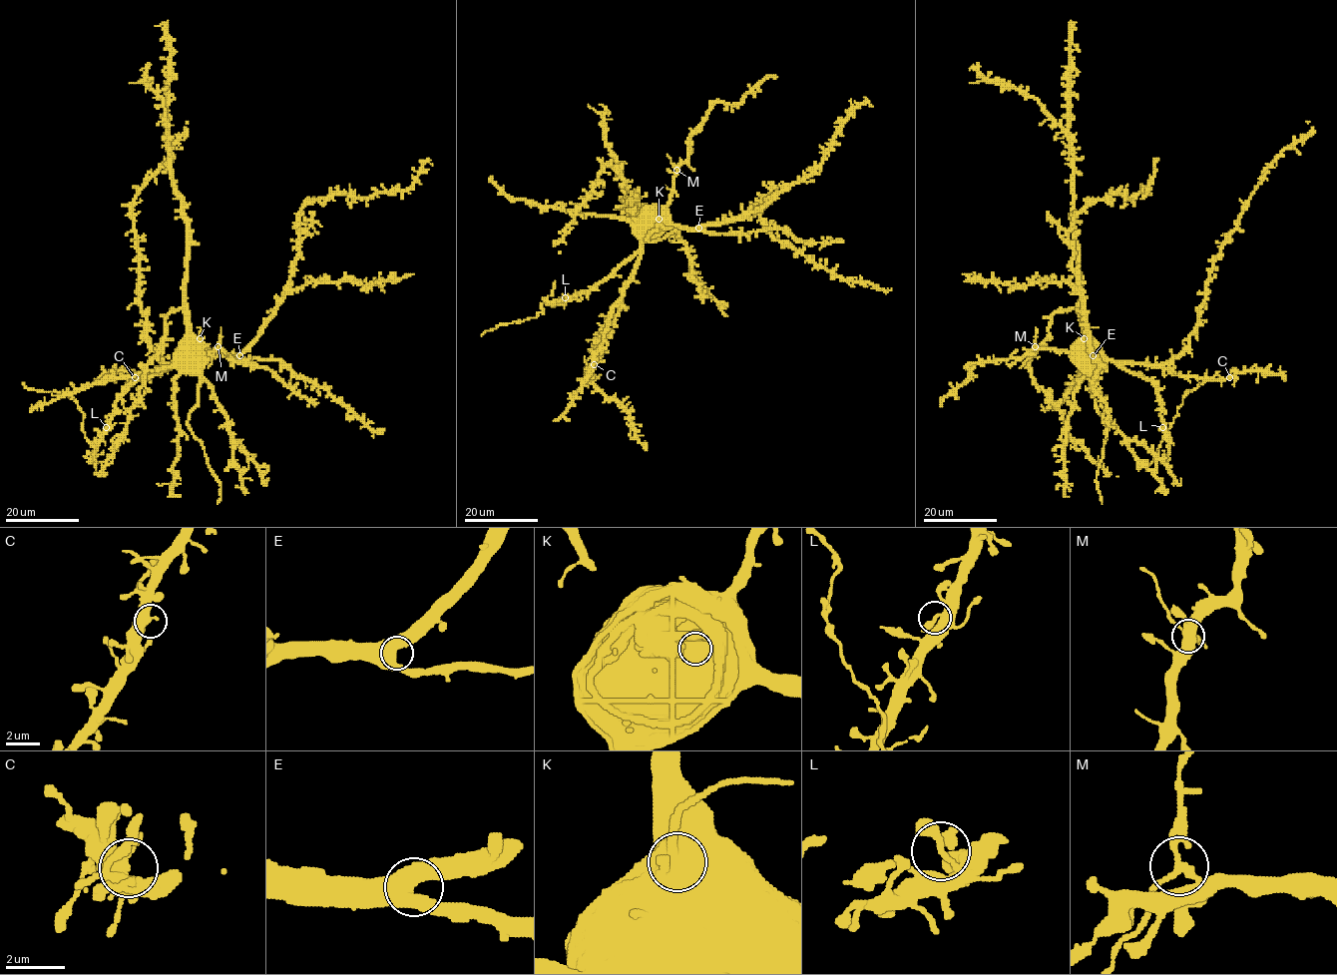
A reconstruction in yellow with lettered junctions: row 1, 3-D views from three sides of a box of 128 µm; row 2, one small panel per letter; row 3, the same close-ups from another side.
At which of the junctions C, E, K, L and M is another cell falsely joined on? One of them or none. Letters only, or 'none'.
M

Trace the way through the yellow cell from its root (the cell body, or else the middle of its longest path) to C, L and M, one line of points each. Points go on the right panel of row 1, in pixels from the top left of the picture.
C: (1087, 349), (1100, 350), (1114, 360), (1159, 364), (1177, 375), (1229, 377)
L: (1087, 349), (1100, 350), (1122, 368), (1135, 372), (1152, 384), (1160, 402), (1162, 427)
M: (1087, 349), (1060, 351), (1035, 346)

